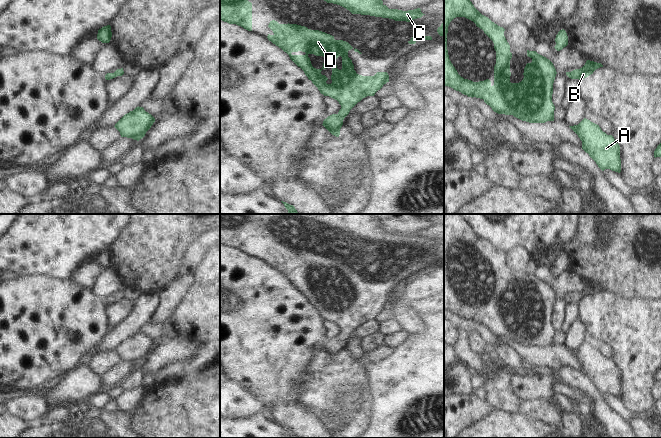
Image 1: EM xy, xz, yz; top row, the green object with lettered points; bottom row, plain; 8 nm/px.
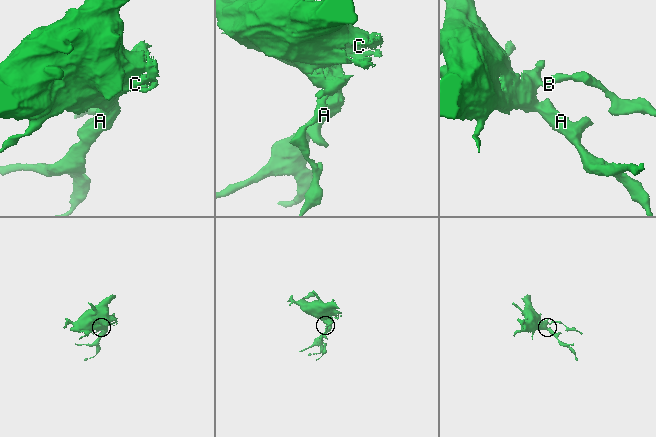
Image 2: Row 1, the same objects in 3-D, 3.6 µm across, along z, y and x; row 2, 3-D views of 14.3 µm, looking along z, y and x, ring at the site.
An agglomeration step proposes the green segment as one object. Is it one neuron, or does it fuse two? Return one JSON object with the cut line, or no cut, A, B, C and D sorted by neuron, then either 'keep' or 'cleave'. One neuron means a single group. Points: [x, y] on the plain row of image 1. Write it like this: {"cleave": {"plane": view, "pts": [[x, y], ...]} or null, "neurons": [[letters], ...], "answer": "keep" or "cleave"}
{"cleave": null, "neurons": [["A", "B", "C", "D"]], "answer": "keep"}

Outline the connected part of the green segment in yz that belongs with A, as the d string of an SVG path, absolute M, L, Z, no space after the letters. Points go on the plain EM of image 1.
M584 342L578 349L569 350L582 365L582 373L604 395L621 396L620 370L612 359L607 359L599 349Z

